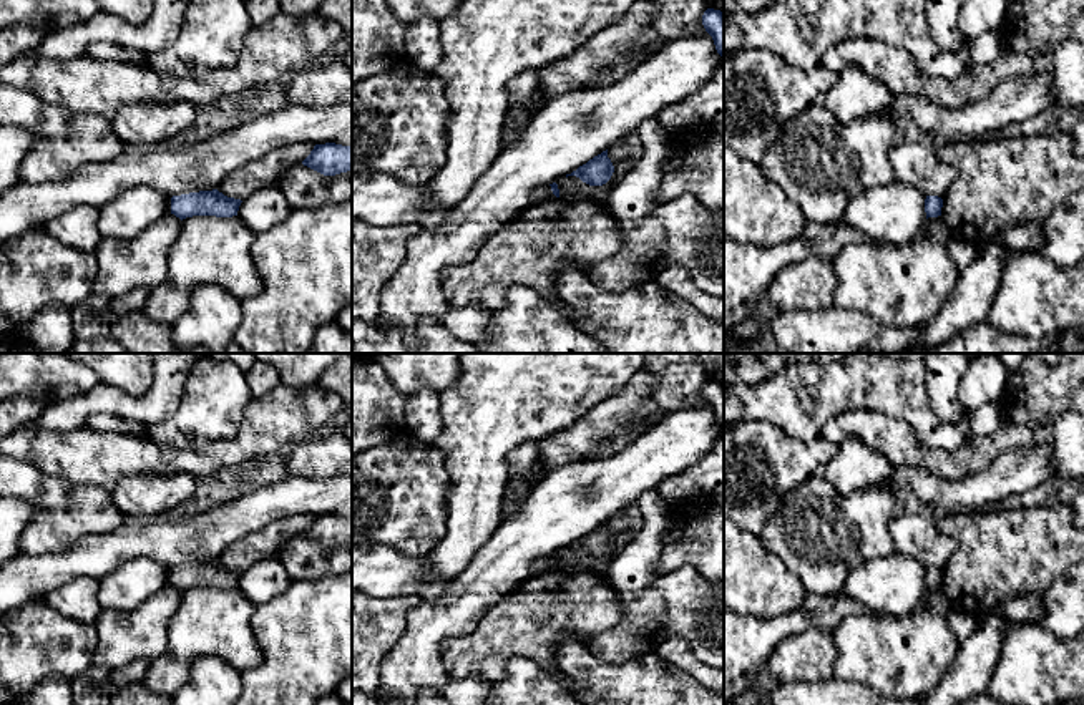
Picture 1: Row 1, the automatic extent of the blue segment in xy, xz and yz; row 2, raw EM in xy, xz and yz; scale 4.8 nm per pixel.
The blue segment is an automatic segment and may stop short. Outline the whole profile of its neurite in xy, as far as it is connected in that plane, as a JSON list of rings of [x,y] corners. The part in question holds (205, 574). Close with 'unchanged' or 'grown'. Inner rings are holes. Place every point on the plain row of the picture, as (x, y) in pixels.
[[[217,561],[199,562],[171,569],[171,586],[181,592],[193,587],[237,587],[241,571],[227,569]]]; unchanged

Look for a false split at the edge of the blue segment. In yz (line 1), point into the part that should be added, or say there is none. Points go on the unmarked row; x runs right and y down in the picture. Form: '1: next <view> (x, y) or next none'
1: next none

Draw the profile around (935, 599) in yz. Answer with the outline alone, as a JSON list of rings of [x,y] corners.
[[[941,587],[926,591],[925,605],[945,619],[946,619],[948,612],[951,610],[951,604],[950,604],[948,597],[945,596],[945,592],[941,591]]]

